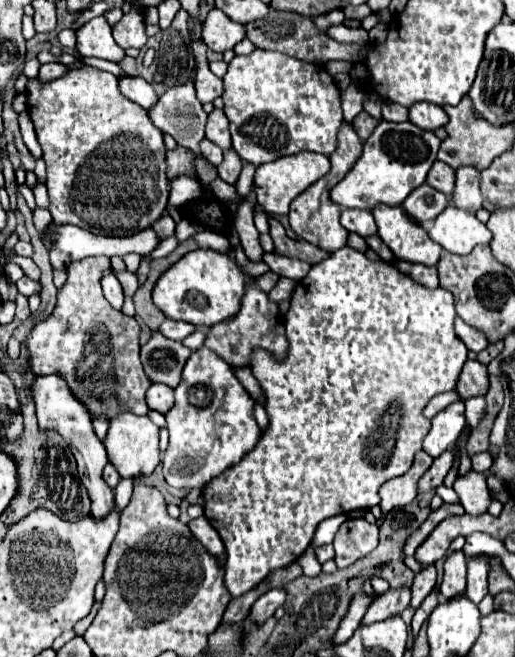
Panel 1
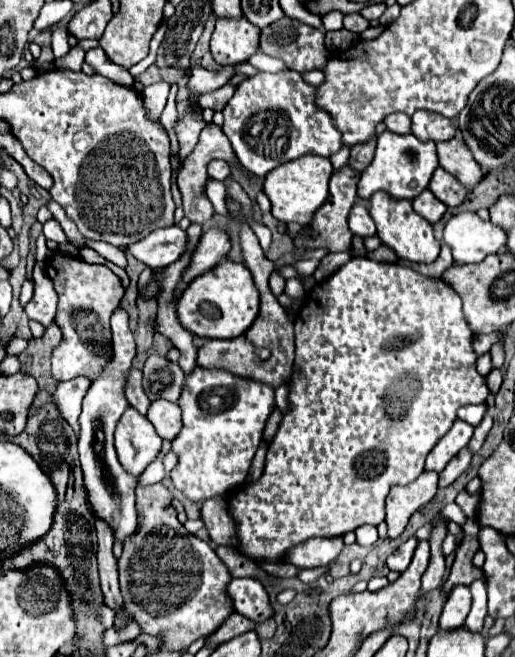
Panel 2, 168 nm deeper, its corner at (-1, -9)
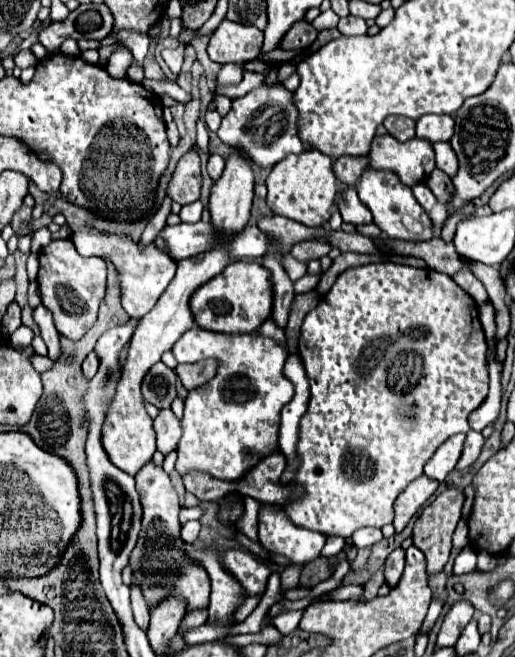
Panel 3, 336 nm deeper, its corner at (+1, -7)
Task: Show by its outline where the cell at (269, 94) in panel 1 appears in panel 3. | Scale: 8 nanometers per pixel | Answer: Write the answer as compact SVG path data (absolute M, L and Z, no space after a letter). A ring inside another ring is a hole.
M264 85L232 101L232 109L222 119L218 137L230 147L240 145L256 165L272 167L290 153L302 153L310 149L306 143L300 141L296 121L298 121L298 111L292 105L292 93L284 89L284 85L274 85L274 87Z

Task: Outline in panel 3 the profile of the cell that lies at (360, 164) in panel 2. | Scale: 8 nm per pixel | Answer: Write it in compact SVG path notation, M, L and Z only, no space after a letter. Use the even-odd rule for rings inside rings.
M340 157L334 161L334 175L338 181L354 187L368 165L366 157Z

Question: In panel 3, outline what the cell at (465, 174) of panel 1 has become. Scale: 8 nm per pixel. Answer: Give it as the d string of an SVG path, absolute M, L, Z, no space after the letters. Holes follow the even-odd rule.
M434 143L434 151L436 151L436 167L448 173L450 177L454 177L458 171L458 159L450 143Z

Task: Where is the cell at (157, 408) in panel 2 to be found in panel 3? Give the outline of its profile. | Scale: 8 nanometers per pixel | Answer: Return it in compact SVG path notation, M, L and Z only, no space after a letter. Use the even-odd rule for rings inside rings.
M160 409L160 415L154 419L154 429L156 429L156 449L162 455L168 455L172 451L176 451L182 429L180 429L180 421L174 417L174 413L170 409Z

